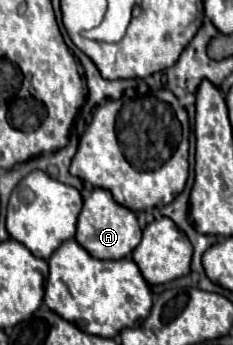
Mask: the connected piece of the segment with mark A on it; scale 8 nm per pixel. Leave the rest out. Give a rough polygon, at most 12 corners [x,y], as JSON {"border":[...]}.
{"border":[[96,188],[78,216],[76,240],[102,260],[132,254],[138,218]]}

